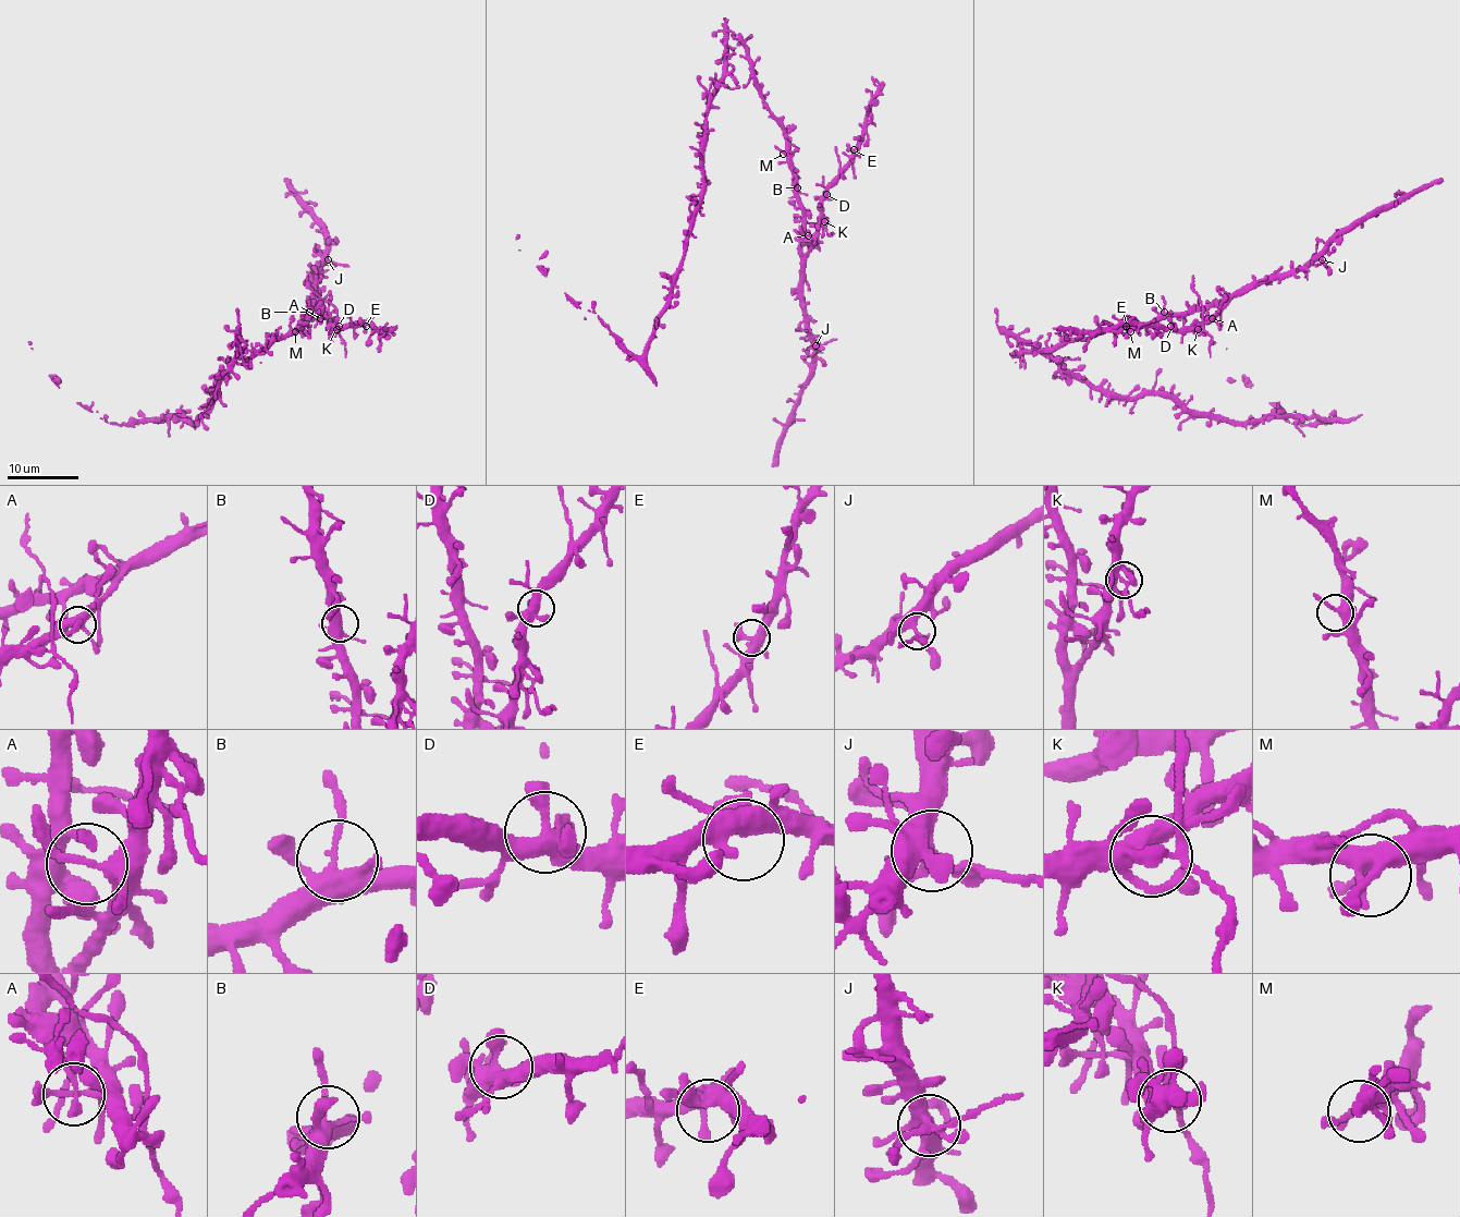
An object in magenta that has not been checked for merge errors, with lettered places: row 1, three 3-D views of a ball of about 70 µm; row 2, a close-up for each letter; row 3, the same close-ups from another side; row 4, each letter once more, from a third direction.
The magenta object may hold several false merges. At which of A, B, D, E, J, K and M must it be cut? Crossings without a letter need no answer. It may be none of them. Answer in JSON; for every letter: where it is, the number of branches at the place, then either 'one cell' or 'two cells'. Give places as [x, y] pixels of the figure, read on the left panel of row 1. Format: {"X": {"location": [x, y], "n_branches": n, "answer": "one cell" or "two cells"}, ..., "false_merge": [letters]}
{"A": {"location": [320, 318], "n_branches": 5, "answer": "one cell"}, "B": {"location": [309, 312], "n_branches": 6, "answer": "one cell"}, "D": {"location": [339, 326], "n_branches": 6, "answer": "one cell"}, "E": {"location": [366, 326], "n_branches": 5, "answer": "one cell"}, "J": {"location": [328, 259], "n_branches": 6, "answer": "two cells"}, "K": {"location": [336, 329], "n_branches": 4, "answer": "two cells"}, "M": {"location": [295, 331], "n_branches": 4, "answer": "one cell"}, "false_merge": ["J", "K"]}

